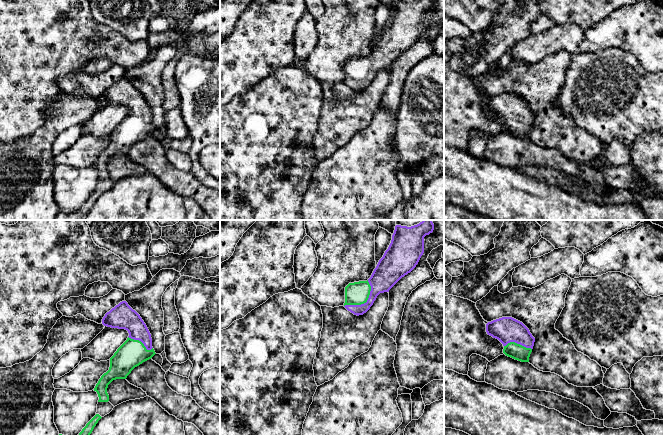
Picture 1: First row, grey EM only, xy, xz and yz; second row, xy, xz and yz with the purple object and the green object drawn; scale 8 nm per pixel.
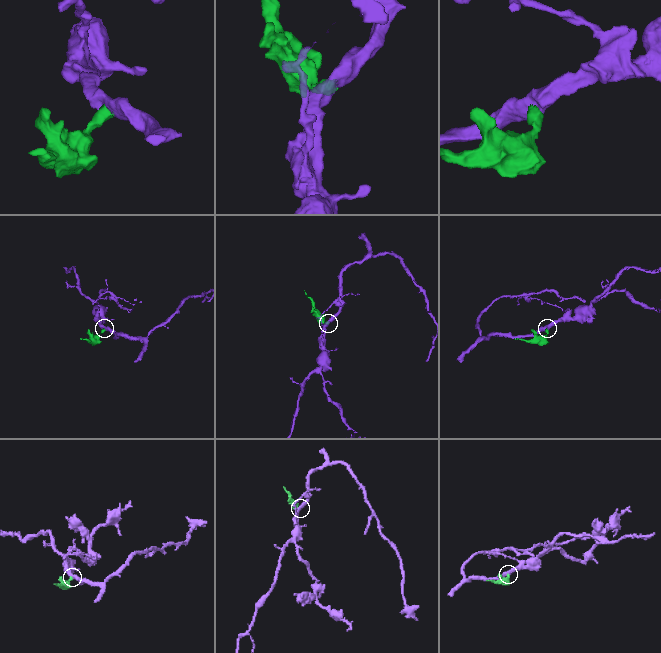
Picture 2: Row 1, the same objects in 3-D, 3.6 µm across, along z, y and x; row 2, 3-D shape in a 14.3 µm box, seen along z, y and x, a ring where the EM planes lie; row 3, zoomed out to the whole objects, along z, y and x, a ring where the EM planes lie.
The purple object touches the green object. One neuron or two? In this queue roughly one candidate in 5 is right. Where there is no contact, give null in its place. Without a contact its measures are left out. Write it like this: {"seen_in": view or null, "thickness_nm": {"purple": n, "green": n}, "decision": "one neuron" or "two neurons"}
{"seen_in": "xz", "thickness_nm": {"purple": 200, "green": 190}, "decision": "one neuron"}

